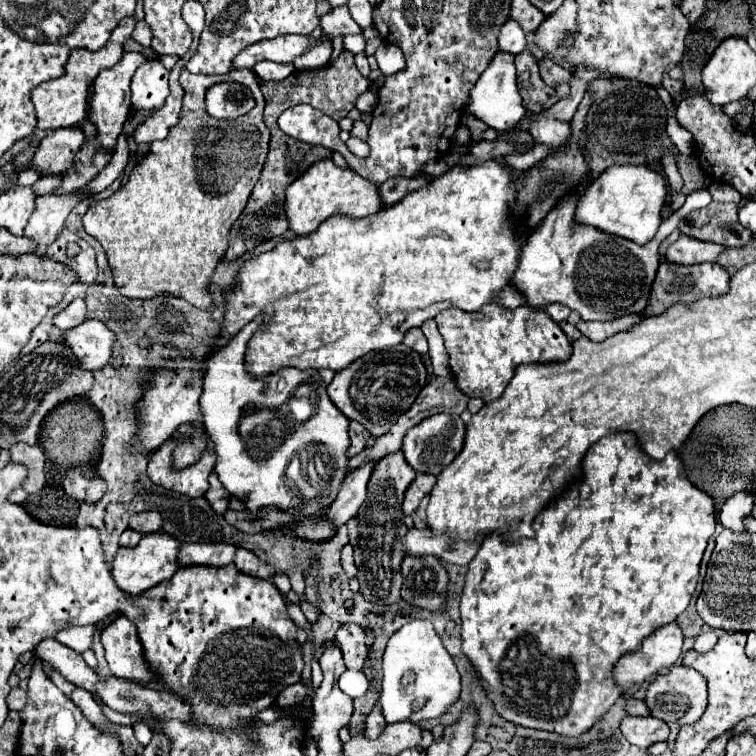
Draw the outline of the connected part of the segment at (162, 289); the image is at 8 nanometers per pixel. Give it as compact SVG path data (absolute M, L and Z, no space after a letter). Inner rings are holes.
M234 69L232 73L222 77L192 75L184 71L180 77L180 83L186 91L180 125L172 127L166 139L152 143L150 153L134 167L128 181L108 199L92 203L88 213L82 217L82 221L84 221L86 233L90 233L106 249L108 263L114 271L114 283L118 285L122 295L132 299L150 299L162 293L170 293L190 301L200 309L210 311L214 309L214 301L208 291L210 277L214 275L216 265L222 261L224 251L228 249L228 231L232 229L232 223L244 211L248 195L252 193L256 179L260 179L260 171L268 155L270 131L262 119L264 97L258 85L258 77L252 69ZM228 79L242 83L252 91L256 99L254 109L244 117L238 117L236 121L206 117L206 125L204 125L204 115L200 113L206 113L204 109L206 89L218 81L228 81ZM196 117L200 117L202 121L200 127L190 127L194 125Z

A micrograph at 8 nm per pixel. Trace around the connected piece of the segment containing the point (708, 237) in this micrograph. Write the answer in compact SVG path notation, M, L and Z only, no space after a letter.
M712 201L708 207L692 211L680 221L680 231L700 241L720 243L724 247L742 247L752 233L738 223L736 205Z

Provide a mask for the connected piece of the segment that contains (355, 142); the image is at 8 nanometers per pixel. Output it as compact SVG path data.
M352 137L352 139L346 141L346 145L348 145L348 149L350 149L356 157L368 157L368 153L370 153L370 147L368 147L368 143L366 143L364 139Z

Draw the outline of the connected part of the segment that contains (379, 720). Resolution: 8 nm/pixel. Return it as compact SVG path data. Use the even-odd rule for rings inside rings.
M374 707L372 713L370 713L368 719L366 719L366 733L364 733L364 737L366 737L366 739L378 739L384 727L386 727L384 715L382 715L382 711L378 711L378 709Z

